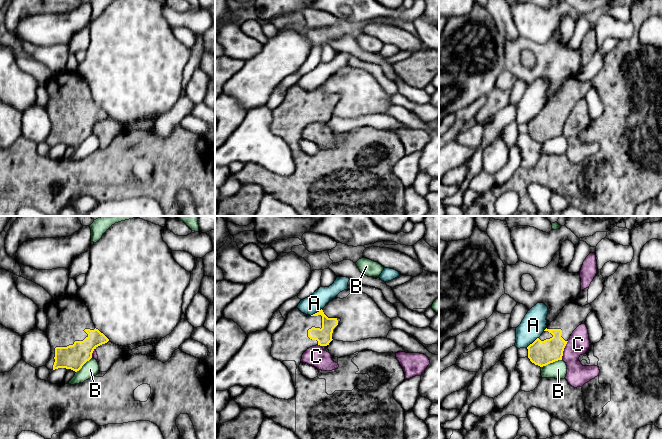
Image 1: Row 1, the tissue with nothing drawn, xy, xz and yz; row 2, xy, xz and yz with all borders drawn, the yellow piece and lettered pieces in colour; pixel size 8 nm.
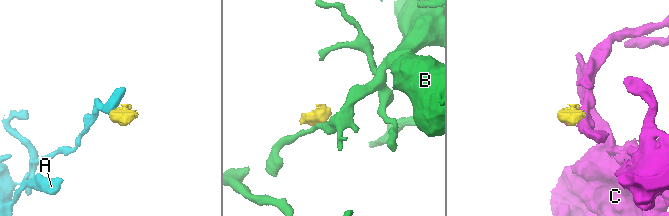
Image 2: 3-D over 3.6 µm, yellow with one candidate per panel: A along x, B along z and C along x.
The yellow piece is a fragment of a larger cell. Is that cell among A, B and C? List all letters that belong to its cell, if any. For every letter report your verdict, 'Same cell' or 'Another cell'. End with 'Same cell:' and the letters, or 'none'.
A: Another cell
B: Another cell
C: Another cell
Same cell: none

